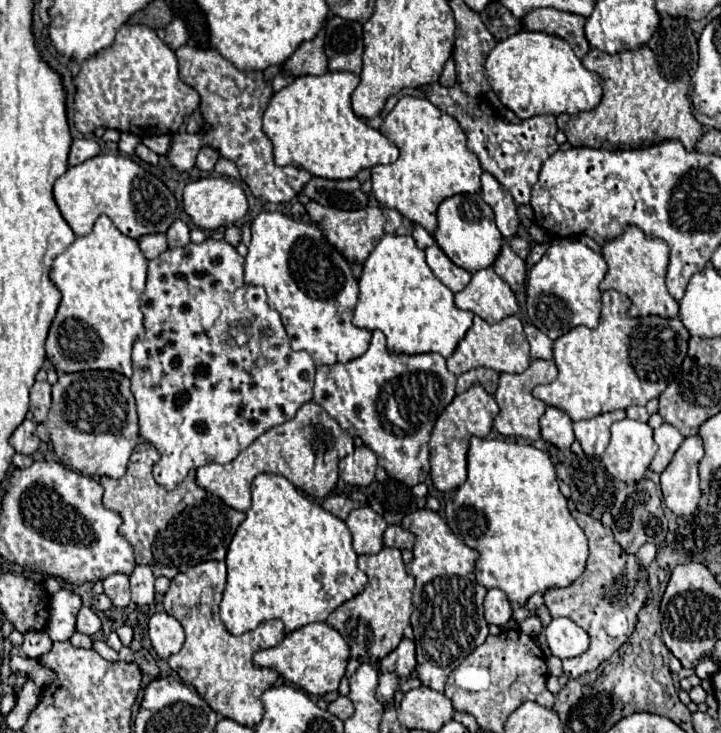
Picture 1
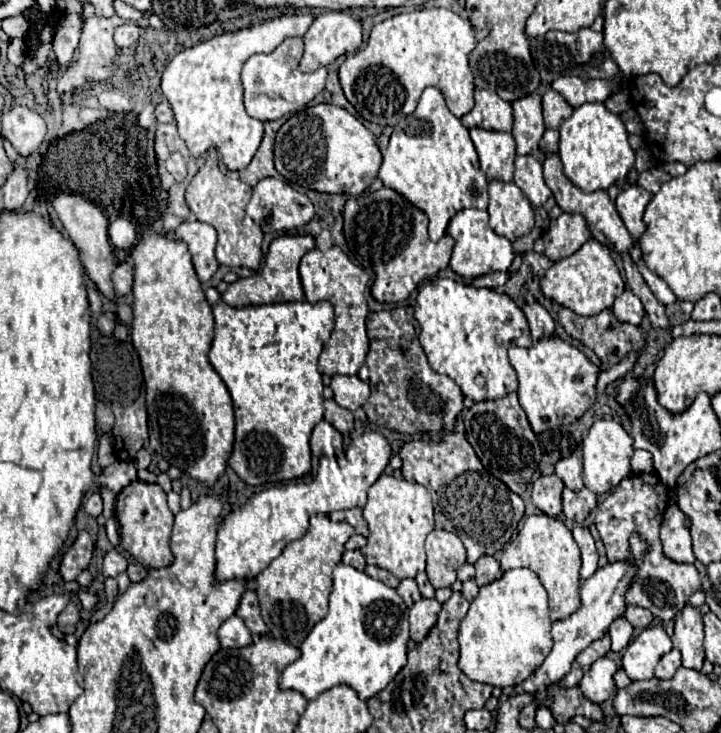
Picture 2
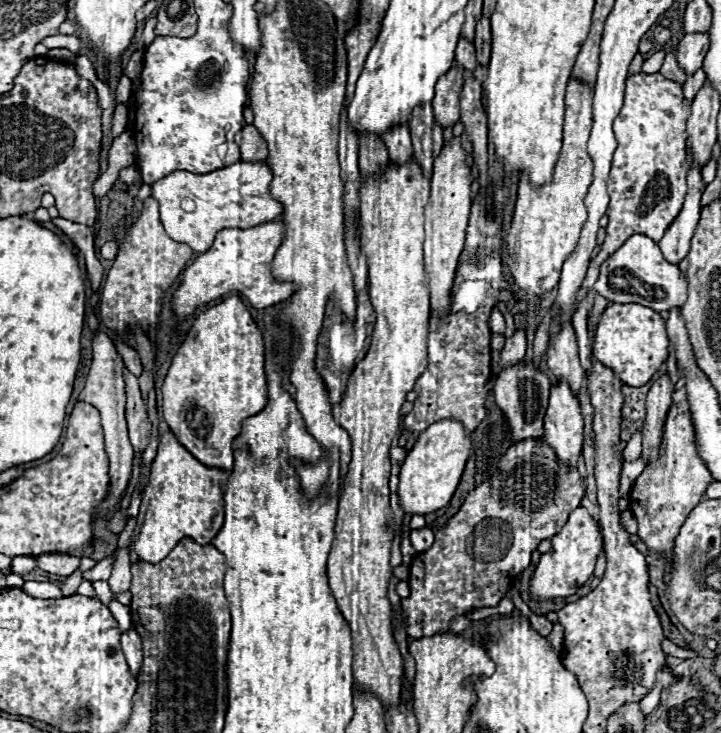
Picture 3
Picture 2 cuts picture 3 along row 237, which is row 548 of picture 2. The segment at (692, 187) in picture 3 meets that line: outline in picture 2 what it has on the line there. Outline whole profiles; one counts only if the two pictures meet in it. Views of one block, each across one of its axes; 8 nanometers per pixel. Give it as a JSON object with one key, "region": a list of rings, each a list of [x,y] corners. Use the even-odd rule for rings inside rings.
{"region":[[[672,504],[664,512],[662,528],[660,528],[660,540],[664,554],[674,562],[694,562],[692,552],[692,540],[690,540],[690,528],[686,524],[686,514],[678,508],[678,504]]]}

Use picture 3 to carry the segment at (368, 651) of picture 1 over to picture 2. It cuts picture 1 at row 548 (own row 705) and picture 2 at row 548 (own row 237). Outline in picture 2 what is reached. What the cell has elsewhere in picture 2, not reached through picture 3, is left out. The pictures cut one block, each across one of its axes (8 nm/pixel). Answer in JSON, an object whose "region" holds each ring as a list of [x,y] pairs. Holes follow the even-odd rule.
{"region":[[[382,474],[368,490],[368,502],[362,508],[364,518],[370,526],[370,536],[368,536],[368,544],[362,548],[362,554],[366,558],[368,564],[386,568],[388,572],[392,572],[396,578],[414,578],[420,570],[426,568],[426,552],[424,552],[424,540],[428,536],[428,532],[434,530],[434,506],[432,506],[432,498],[430,492],[414,482],[406,482],[404,478],[396,478],[396,476],[388,476]]]}

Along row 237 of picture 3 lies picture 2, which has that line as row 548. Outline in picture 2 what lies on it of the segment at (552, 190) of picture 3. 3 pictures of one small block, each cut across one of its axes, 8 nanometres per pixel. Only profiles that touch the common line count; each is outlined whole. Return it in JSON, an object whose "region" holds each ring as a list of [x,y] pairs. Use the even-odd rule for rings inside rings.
{"region":[[[532,514],[524,520],[518,536],[504,550],[500,560],[502,570],[526,566],[534,570],[548,592],[550,600],[550,618],[552,622],[568,618],[580,606],[578,588],[580,588],[580,548],[572,538],[572,532],[560,518],[550,518],[546,514]]]}

